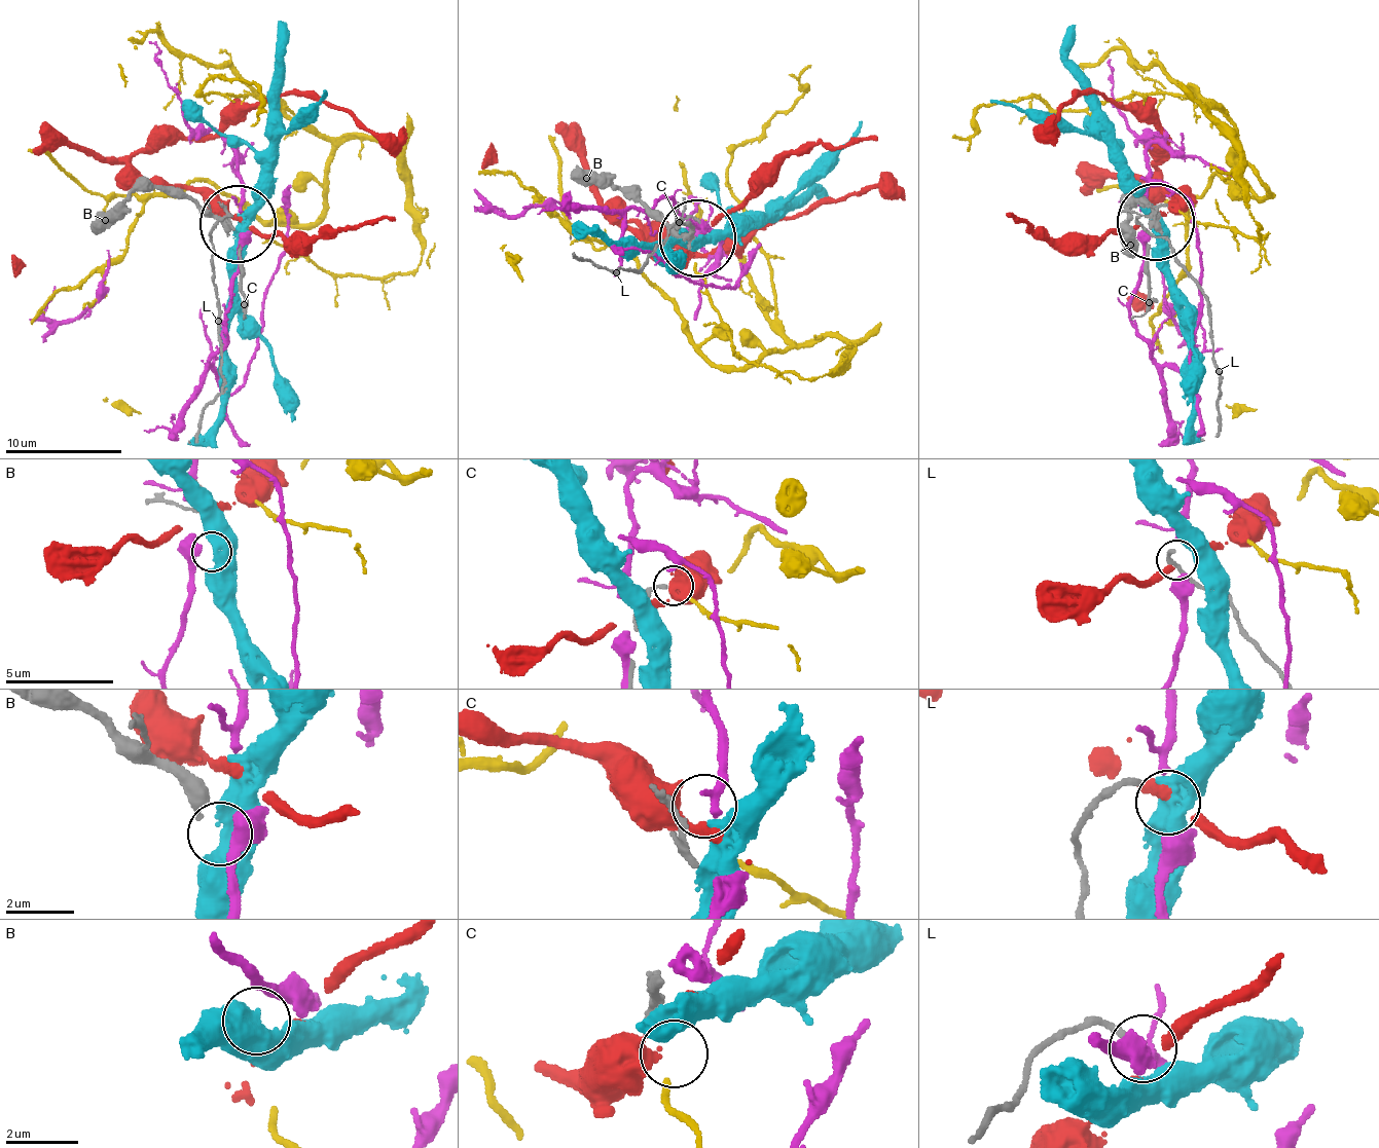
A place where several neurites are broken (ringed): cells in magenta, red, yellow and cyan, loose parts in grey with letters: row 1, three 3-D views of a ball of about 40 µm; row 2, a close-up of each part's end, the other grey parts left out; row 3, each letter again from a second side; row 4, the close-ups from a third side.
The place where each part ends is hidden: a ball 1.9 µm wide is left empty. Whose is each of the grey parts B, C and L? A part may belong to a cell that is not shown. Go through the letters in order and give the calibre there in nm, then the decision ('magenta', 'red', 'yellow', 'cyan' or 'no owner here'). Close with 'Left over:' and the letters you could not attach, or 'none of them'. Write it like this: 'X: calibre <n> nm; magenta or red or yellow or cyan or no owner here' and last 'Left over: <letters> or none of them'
B: calibre 400 nm; cyan
C: calibre 130 nm; yellow
L: calibre 160 nm; no owner here
Left over: L

